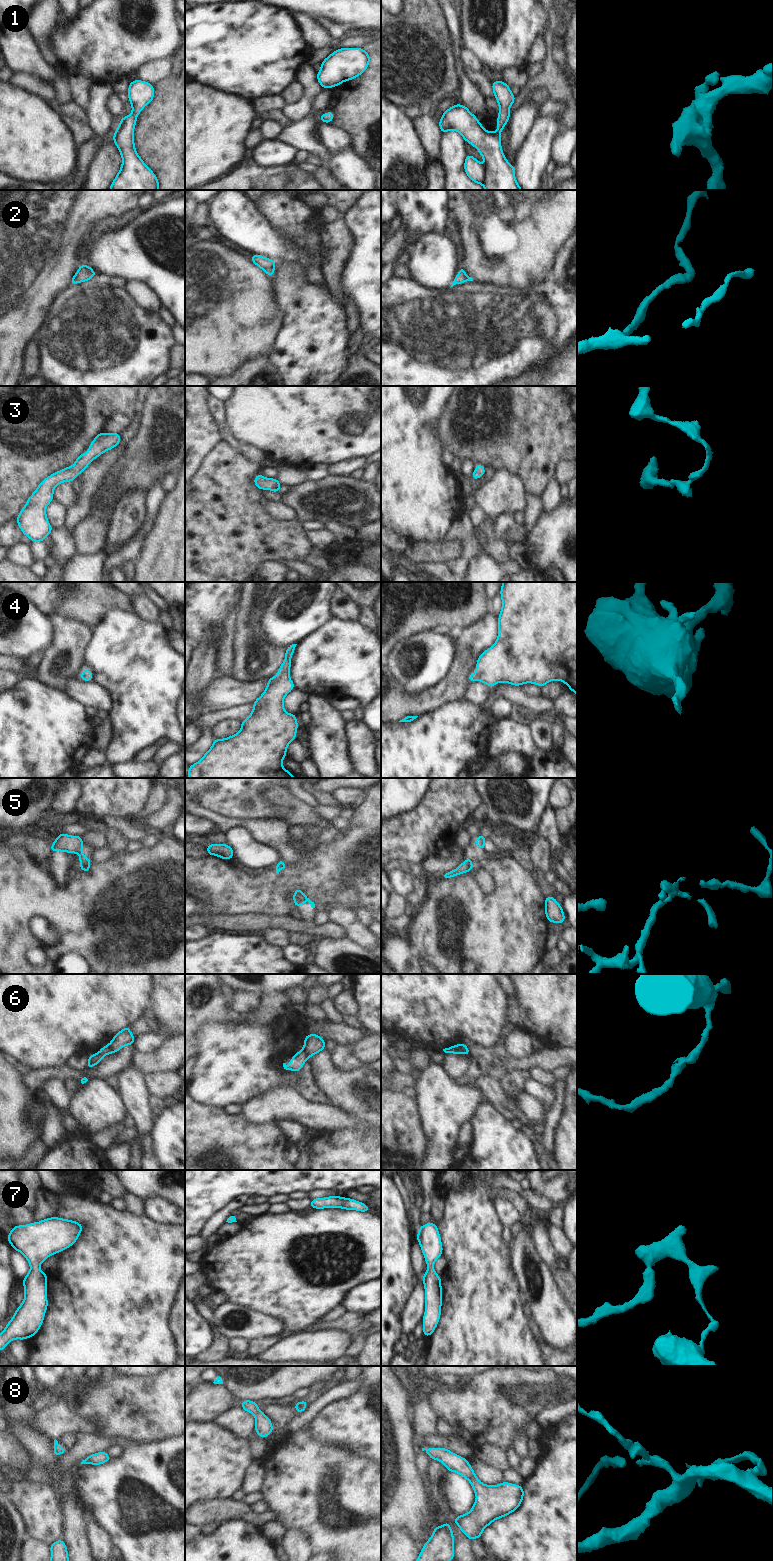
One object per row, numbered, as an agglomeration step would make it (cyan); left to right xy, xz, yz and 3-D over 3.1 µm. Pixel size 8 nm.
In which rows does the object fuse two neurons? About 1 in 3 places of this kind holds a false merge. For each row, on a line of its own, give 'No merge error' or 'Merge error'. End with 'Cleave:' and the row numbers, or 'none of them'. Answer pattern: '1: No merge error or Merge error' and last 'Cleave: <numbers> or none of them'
1: No merge error
2: No merge error
3: No merge error
4: No merge error
5: No merge error
6: Merge error
7: No merge error
8: No merge error
Cleave: 6.

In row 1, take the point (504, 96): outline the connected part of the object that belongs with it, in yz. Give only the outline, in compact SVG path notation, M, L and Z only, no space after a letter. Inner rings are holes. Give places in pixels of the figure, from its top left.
M504 81L492 82L495 99L499 104L499 116L497 117L497 130L495 133L486 131L477 117L473 115L466 106L456 104L445 112L439 121L441 133L455 130L461 134L463 139L473 145L482 155L485 165L482 166L472 155L466 155L464 170L467 176L475 183L483 185L485 190L522 190L515 180L515 168L505 158L502 148L500 134L510 118L509 109L515 102L515 96Z

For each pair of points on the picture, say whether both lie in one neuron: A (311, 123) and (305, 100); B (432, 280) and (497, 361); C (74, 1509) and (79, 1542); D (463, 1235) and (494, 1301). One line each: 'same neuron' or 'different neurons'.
A: different neurons
B: different neurons
C: same neuron
D: same neuron

